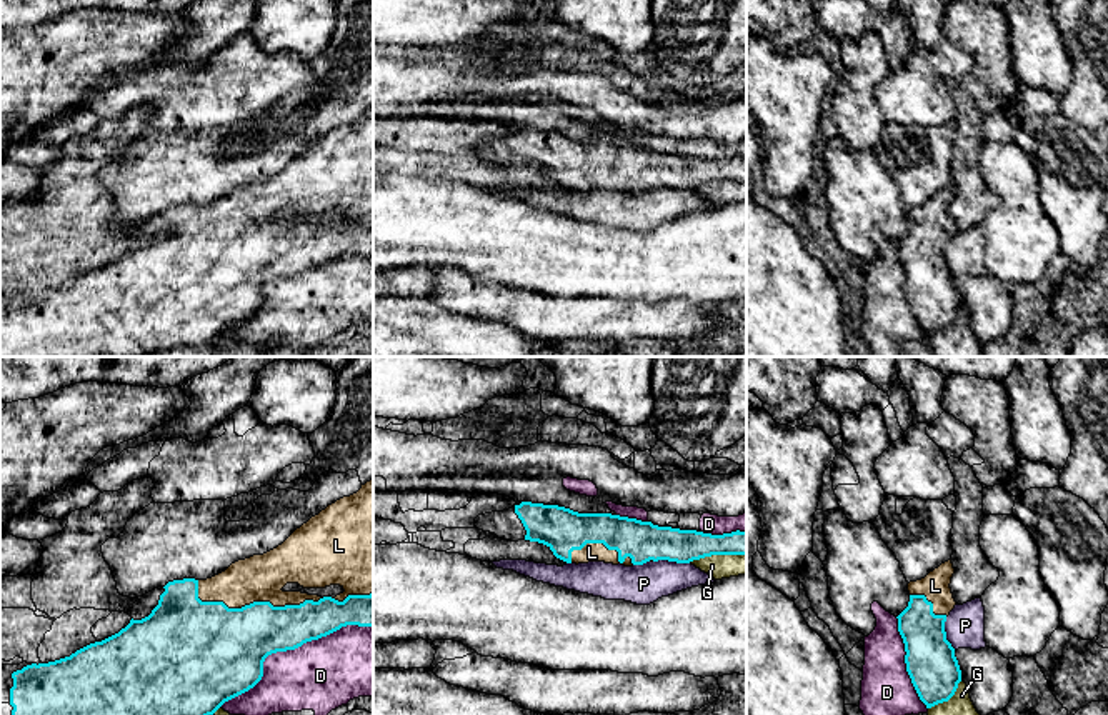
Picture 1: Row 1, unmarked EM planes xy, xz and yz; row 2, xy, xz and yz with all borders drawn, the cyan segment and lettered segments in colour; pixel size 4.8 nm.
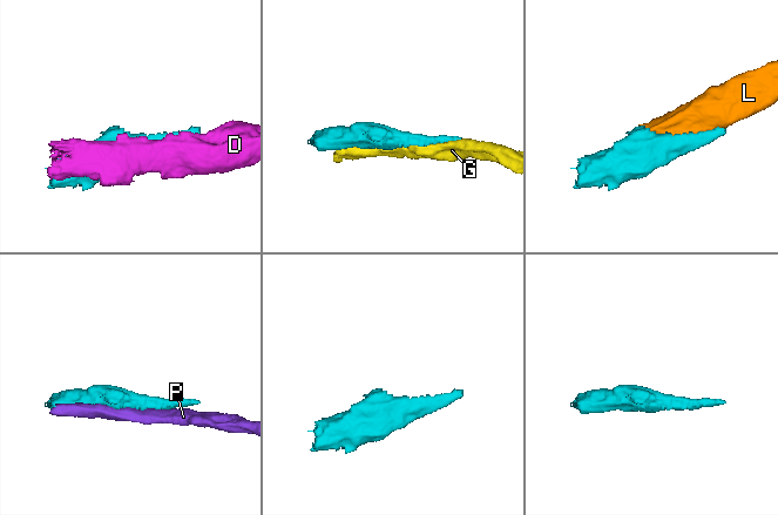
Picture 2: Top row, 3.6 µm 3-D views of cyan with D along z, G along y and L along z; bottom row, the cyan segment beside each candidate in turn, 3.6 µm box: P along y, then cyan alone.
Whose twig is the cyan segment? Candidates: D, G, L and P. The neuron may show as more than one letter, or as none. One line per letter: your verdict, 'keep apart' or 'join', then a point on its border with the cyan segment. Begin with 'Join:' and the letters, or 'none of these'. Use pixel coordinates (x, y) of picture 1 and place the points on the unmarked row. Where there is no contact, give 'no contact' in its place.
Join: L
D: keep apart; contact xy (287, 275)
G: keep apart; contact xz (717, 180)
L: join; contact xy (252, 230)
P: keep apart; contact xz (672, 187)

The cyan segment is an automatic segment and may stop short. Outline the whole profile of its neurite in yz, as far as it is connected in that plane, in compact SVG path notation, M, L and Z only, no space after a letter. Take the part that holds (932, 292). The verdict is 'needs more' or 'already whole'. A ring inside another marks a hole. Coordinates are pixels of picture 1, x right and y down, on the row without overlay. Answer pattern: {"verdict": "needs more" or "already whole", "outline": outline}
{"verdict": "needs more", "outline": "M948 187L925 205L910 208L908 233L896 243L906 298L926 335L948 328L961 308L955 275L945 258L946 243L956 232L950 215L953 200Z"}

